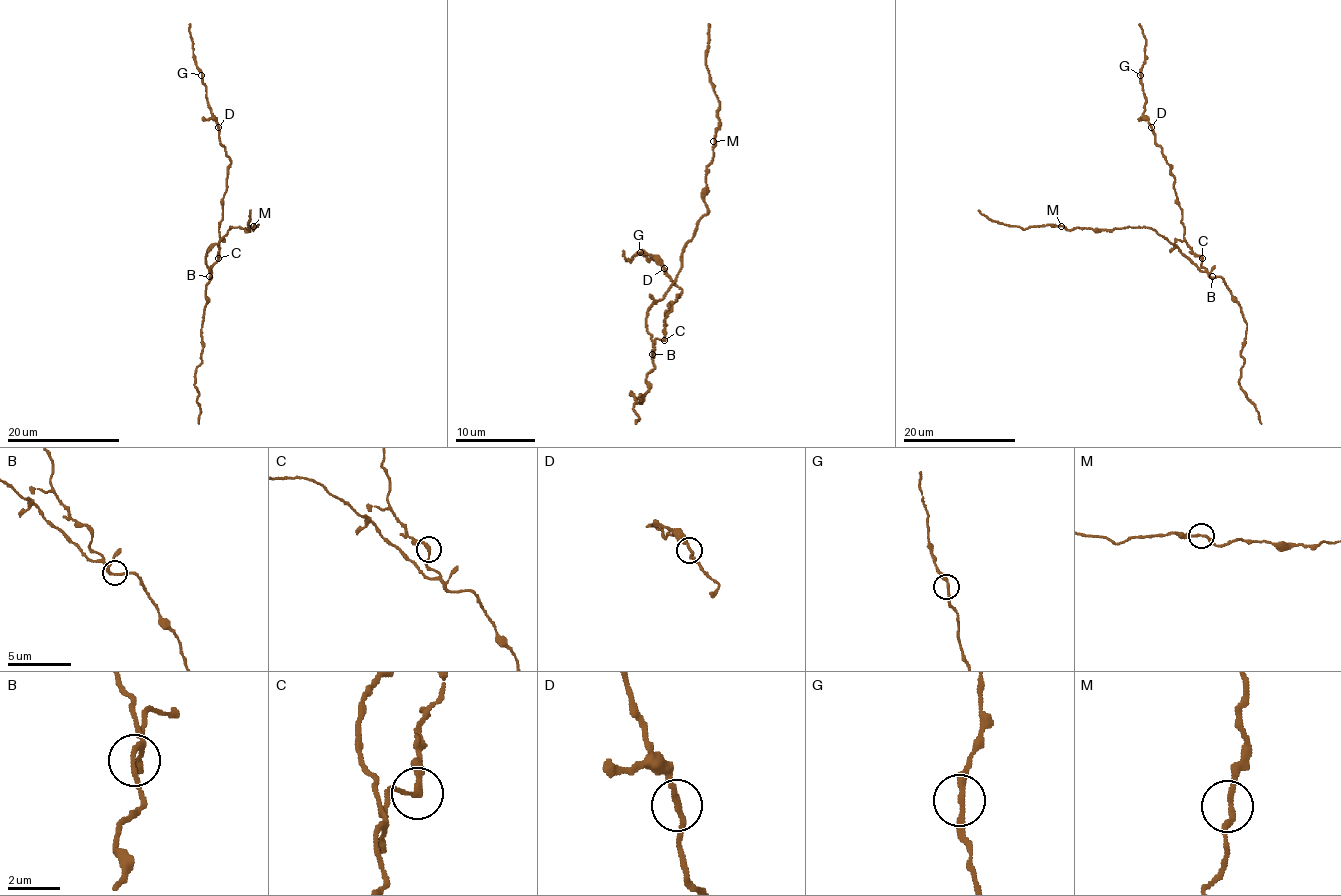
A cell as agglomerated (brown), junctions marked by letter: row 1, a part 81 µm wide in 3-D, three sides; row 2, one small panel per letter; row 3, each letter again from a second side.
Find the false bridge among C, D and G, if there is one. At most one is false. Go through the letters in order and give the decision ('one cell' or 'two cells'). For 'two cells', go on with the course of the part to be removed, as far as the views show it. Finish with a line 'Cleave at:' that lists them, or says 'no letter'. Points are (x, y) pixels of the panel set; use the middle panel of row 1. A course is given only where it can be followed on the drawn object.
C: one cell
D: one cell
G: one cell
Cleave at: no letter

